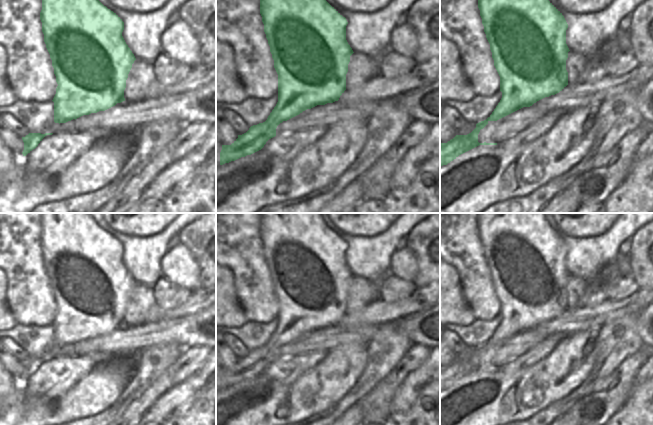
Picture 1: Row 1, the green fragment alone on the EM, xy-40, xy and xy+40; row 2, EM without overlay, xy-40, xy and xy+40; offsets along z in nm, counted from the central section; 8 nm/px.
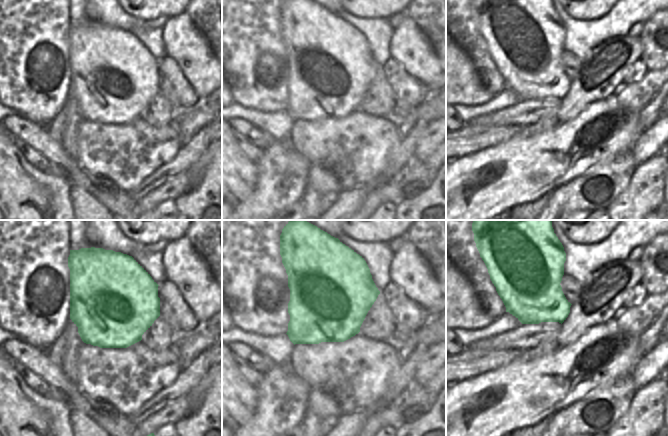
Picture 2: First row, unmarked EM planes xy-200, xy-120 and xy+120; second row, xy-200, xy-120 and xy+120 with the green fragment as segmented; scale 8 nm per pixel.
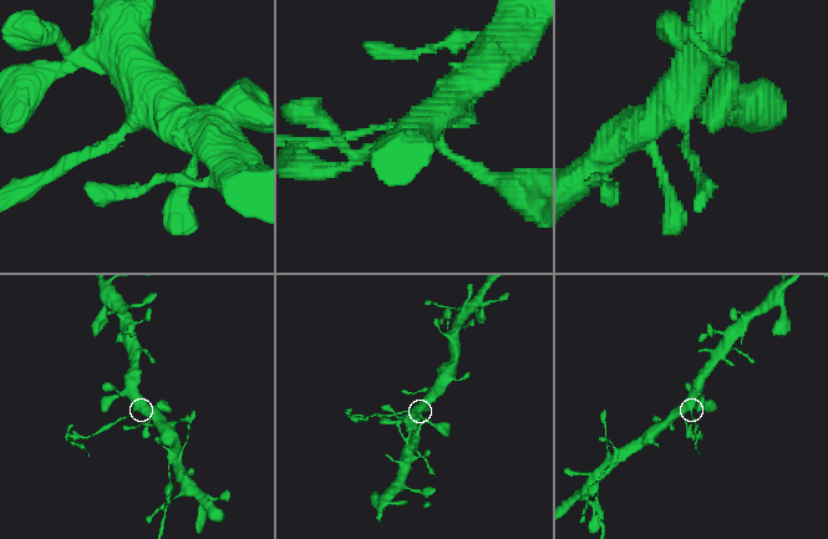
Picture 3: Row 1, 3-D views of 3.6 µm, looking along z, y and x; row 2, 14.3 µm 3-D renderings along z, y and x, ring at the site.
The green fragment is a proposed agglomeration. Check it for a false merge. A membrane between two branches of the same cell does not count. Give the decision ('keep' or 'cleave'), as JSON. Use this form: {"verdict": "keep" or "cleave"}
{"verdict": "cleave"}

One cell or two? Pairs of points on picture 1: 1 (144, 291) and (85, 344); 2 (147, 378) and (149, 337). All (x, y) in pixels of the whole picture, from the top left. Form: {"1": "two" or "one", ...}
{"1": "two", "2": "two"}

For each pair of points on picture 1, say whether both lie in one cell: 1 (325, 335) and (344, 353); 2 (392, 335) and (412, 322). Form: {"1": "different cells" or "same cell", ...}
{"1": "different cells", "2": "different cells"}

